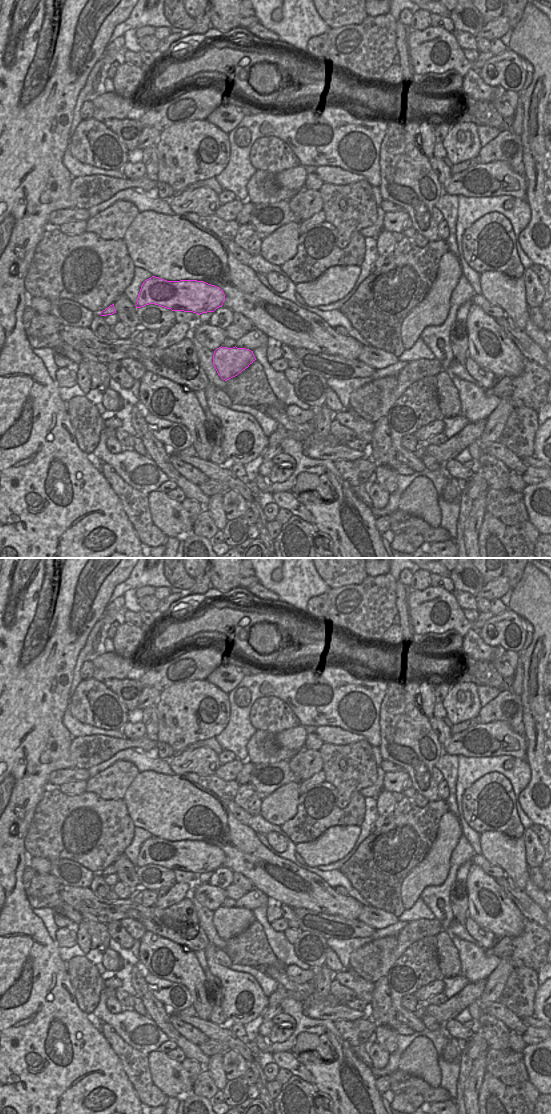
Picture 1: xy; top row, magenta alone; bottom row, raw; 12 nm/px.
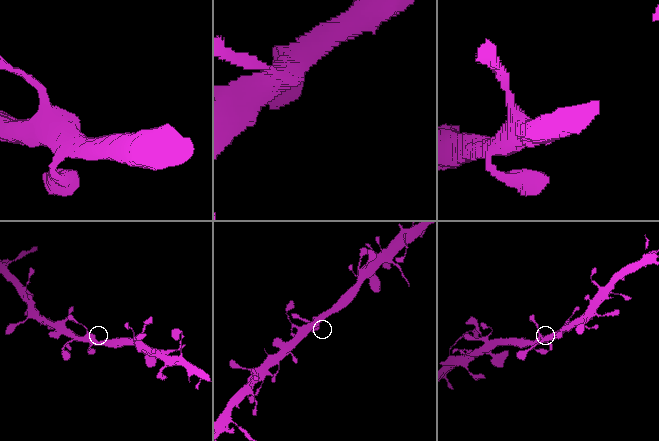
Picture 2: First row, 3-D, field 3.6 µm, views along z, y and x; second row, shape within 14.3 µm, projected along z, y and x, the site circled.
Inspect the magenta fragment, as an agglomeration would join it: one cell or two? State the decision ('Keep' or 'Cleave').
Keep.

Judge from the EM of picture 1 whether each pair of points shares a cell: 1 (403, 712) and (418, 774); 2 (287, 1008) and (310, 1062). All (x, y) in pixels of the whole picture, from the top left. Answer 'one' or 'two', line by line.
1: one
2: one

